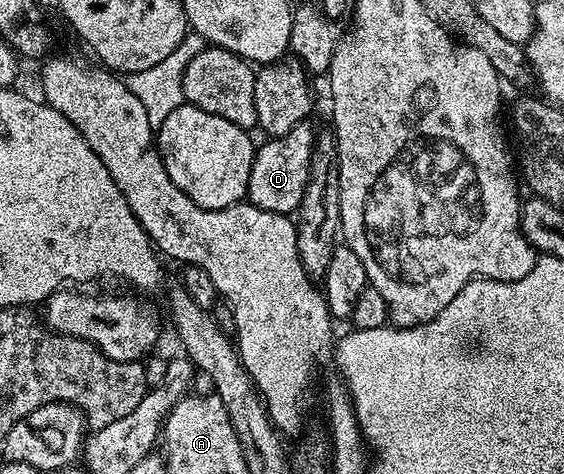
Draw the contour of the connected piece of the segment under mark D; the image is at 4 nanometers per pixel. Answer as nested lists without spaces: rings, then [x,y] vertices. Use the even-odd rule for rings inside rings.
[[[309,121],[296,124],[292,132],[284,132],[284,136],[279,138],[267,137],[266,143],[263,146],[261,143],[255,149],[246,189],[246,198],[251,206],[287,216],[297,211],[304,196],[304,188],[310,179],[310,161],[316,137],[315,127],[310,125]]]

